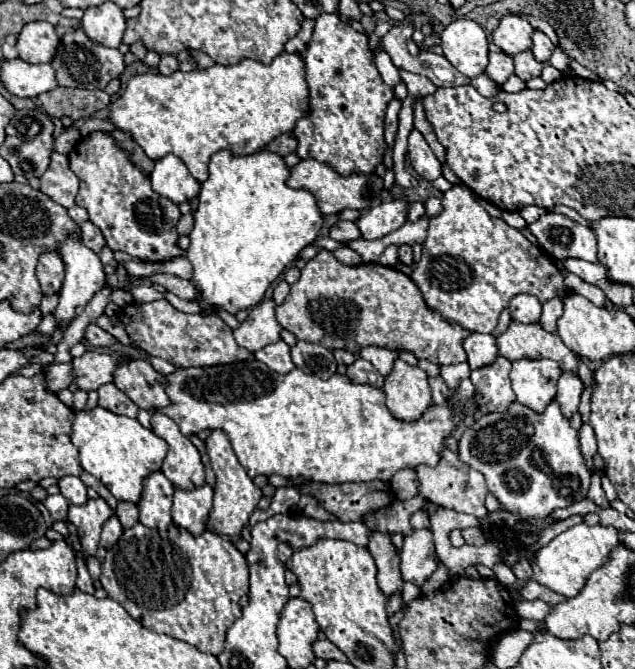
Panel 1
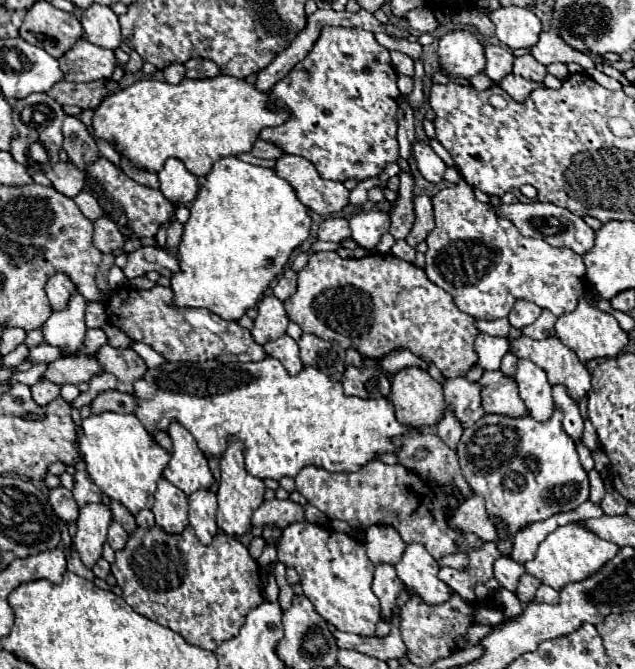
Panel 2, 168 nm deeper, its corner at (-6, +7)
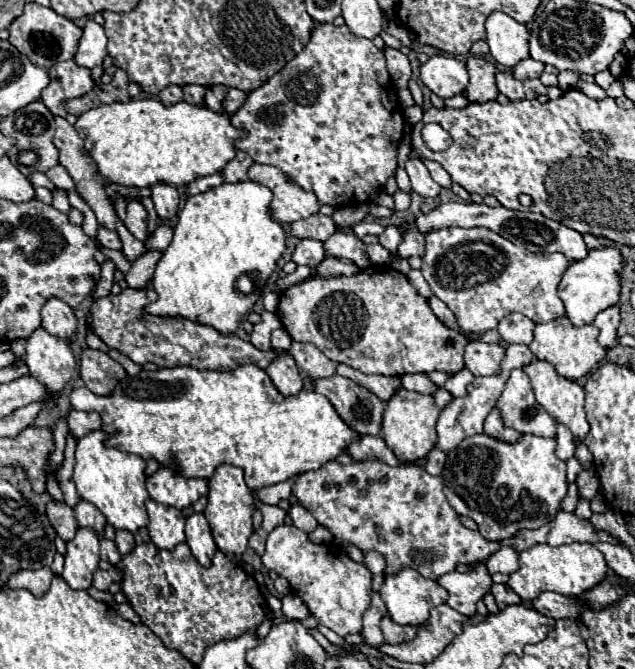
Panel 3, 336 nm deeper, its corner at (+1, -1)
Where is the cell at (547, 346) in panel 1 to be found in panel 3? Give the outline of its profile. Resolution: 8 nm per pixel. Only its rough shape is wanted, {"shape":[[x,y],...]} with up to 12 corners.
{"shape":[[546,360],[524,372],[536,400],[576,444],[588,432],[584,388]]}

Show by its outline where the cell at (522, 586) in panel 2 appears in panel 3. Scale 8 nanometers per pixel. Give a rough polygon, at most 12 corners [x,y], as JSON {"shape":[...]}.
{"shape":[[492,584],[500,610],[522,602],[522,598],[506,584]]}

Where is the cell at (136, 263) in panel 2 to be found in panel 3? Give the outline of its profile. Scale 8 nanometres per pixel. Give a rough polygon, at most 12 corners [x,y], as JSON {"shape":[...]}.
{"shape":[[56,116],[54,144],[60,164],[98,224],[122,240],[122,254],[134,262],[144,242],[128,232],[104,190],[98,166],[84,140]]}

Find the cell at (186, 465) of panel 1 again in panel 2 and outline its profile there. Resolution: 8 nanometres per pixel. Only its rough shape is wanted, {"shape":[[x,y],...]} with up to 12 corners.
{"shape":[[179,422],[167,434],[173,454],[163,478],[185,494],[211,488],[195,438]]}

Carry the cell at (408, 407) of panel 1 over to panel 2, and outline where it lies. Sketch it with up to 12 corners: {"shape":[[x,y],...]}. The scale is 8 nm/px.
{"shape":[[421,368],[395,374],[389,400],[401,424],[423,430],[445,412],[443,386]]}

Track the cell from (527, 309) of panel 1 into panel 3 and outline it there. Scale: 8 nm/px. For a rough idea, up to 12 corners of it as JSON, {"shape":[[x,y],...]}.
{"shape":[[508,314],[498,332],[506,342],[532,342],[534,322]]}

